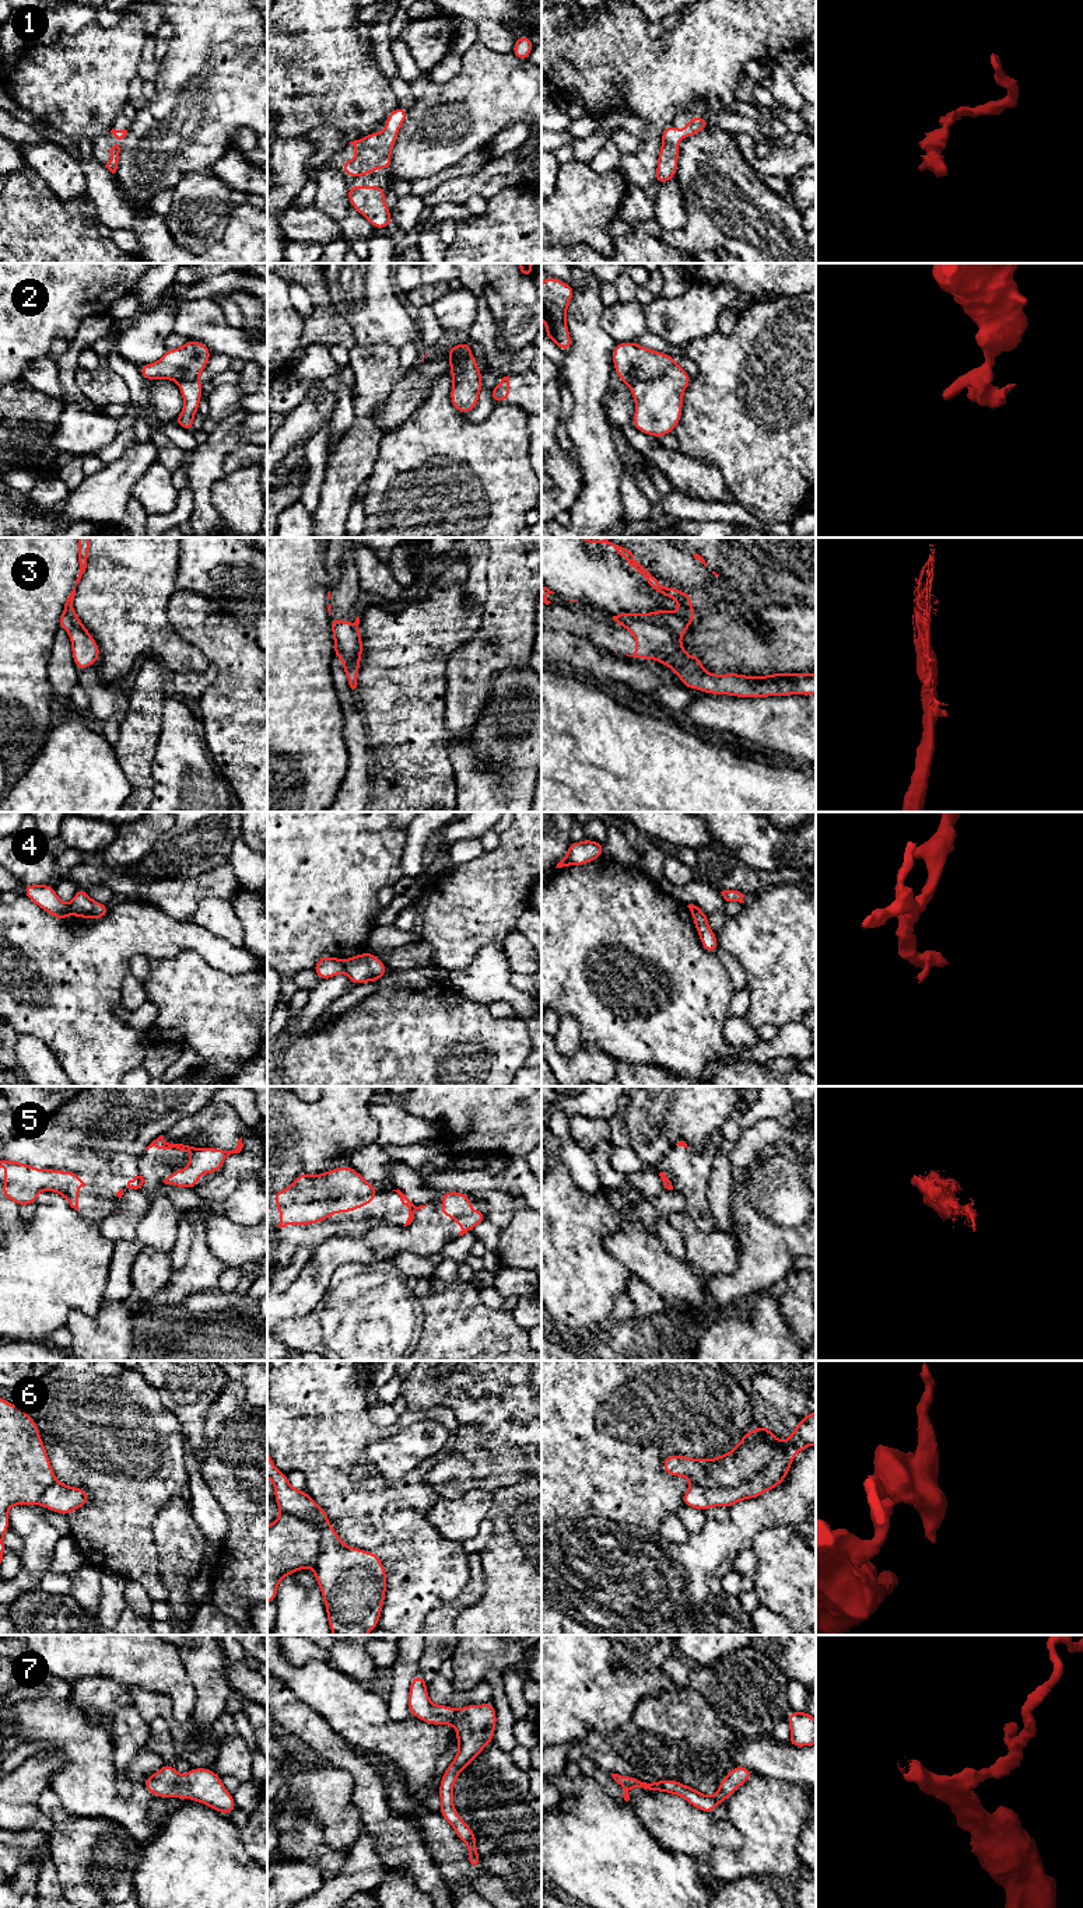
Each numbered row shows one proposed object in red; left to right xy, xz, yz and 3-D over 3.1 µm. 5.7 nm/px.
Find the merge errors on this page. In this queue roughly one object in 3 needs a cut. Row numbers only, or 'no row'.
2, 3, 4, 5, 6

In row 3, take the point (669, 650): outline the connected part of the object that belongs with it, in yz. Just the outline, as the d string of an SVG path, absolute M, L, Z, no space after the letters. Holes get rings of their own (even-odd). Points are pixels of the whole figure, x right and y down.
M659 630L660 644L656 661L672 669L686 689L702 690L708 694L729 694L733 697L812 696L816 694L816 672L771 673L765 676L744 676L742 673L715 675L702 669L698 655L688 655L681 641L667 631Z

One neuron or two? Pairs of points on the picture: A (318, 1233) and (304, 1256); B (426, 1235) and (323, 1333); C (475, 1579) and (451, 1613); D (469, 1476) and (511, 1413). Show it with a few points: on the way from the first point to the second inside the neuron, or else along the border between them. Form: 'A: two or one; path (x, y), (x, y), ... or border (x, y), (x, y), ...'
A: two; border (312, 1246), (300, 1246), (281, 1266)
B: two; border (389, 1260), (357, 1264)
C: one; path (475, 1588), (459, 1604)
D: one; path (483, 1460), (498, 1445), (505, 1434), (505, 1428)

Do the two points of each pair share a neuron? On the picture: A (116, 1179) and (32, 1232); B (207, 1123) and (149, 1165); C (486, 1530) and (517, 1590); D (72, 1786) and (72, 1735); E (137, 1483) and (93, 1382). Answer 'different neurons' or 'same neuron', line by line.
A: different neurons
B: same neuron
C: different neurons
D: same neuron
E: same neuron

